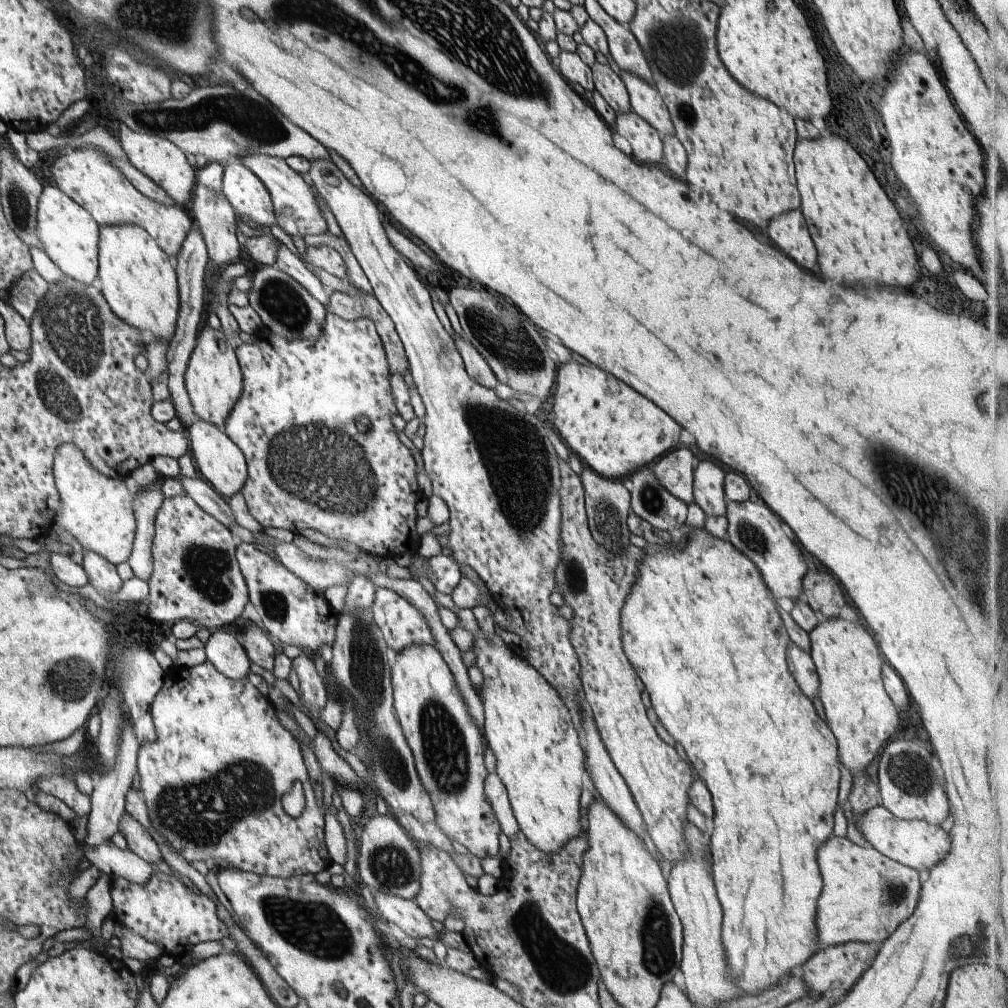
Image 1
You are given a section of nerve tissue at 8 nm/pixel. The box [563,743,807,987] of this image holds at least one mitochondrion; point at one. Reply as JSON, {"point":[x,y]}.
{"point":[656,937]}

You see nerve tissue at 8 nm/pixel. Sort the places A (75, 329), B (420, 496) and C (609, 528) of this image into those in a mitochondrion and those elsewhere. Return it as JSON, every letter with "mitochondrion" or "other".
{"A":"mitochondrion","B":"other","C":"mitochondrion"}

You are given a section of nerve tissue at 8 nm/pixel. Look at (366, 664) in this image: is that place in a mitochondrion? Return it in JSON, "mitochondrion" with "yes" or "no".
{"mitochondrion":"yes"}

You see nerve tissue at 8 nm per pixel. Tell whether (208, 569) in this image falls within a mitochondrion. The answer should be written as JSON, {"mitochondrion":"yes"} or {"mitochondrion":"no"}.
{"mitochondrion":"yes"}

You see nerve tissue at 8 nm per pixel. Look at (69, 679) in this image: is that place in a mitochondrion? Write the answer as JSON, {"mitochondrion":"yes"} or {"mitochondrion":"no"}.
{"mitochondrion":"yes"}

